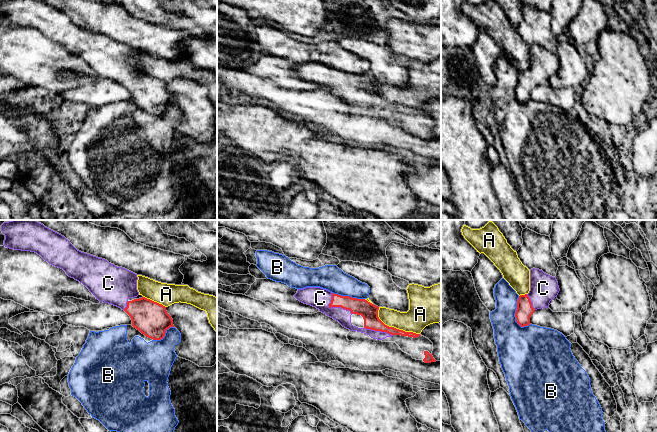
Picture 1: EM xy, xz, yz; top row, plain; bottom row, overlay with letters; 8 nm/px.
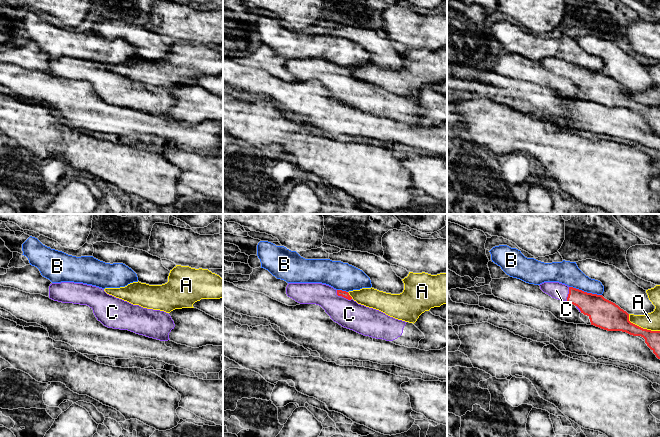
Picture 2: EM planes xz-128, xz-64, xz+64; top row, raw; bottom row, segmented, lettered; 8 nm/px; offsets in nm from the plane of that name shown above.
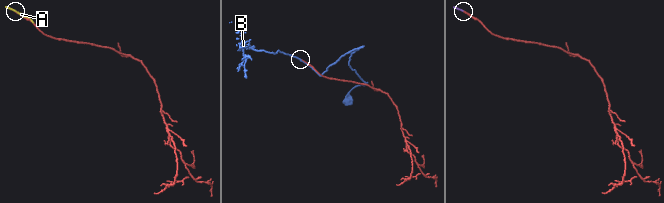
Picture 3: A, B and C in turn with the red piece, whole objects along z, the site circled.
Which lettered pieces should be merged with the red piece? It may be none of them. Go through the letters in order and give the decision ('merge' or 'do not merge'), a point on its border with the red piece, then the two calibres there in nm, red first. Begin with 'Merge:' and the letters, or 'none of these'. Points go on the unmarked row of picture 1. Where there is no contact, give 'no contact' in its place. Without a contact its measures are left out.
Merge: C
A: do not merge; contact xz (393, 103); calibres 140 and 200 nm
B: do not merge; contact yz (516, 88); calibres 130 and 280 nm
C: merge; contact xz (334, 82); calibres 130 and 160 nm

